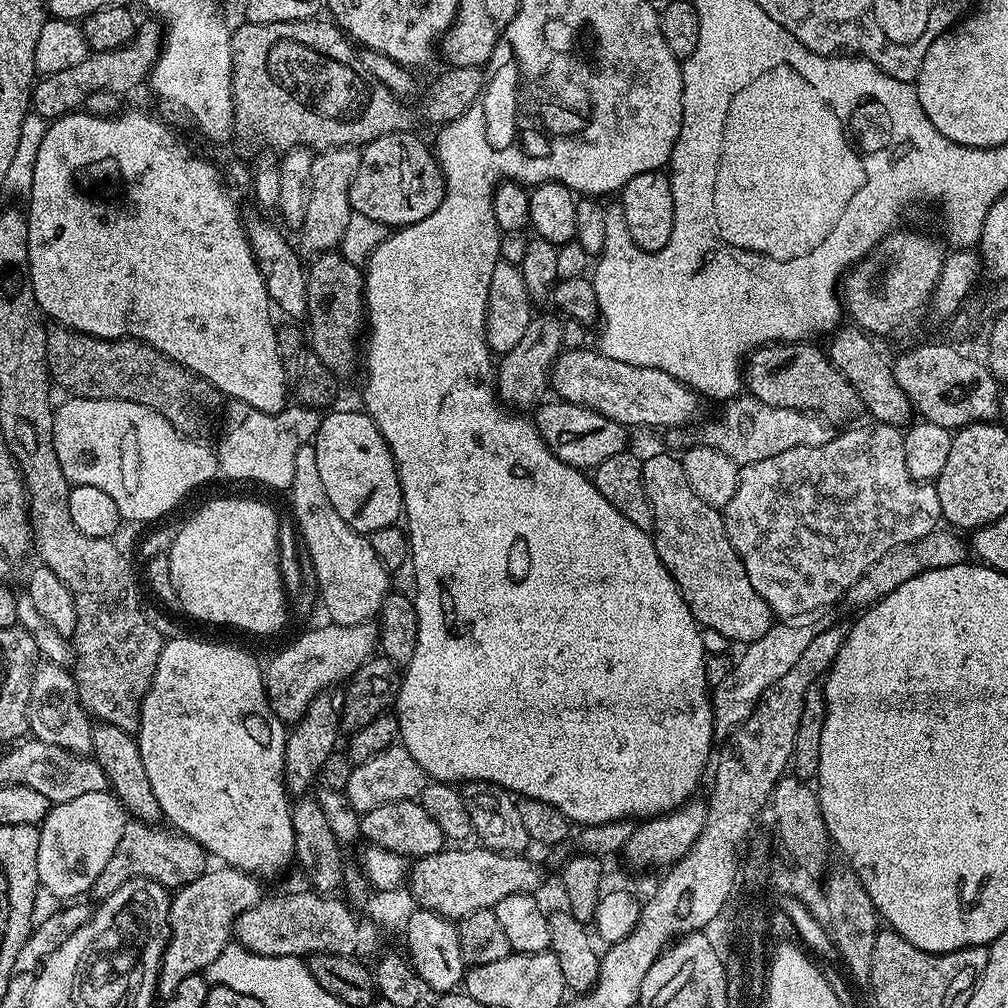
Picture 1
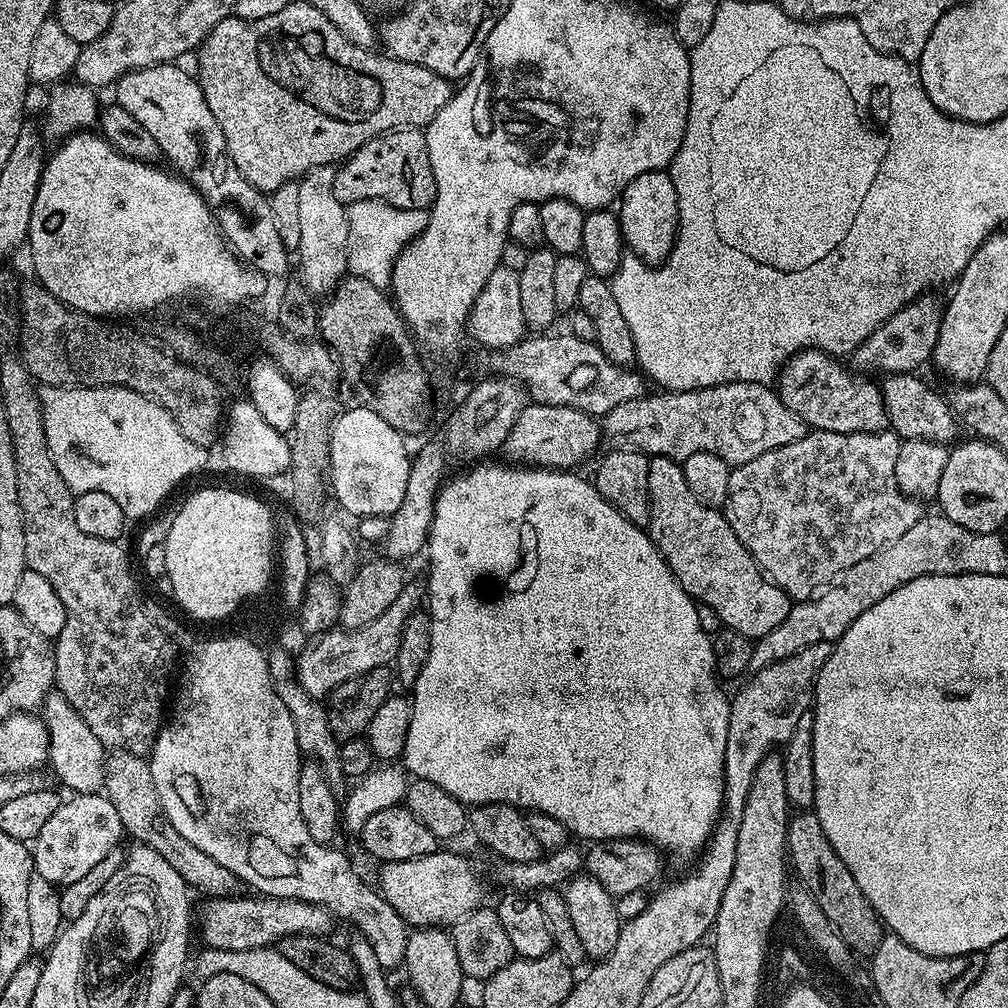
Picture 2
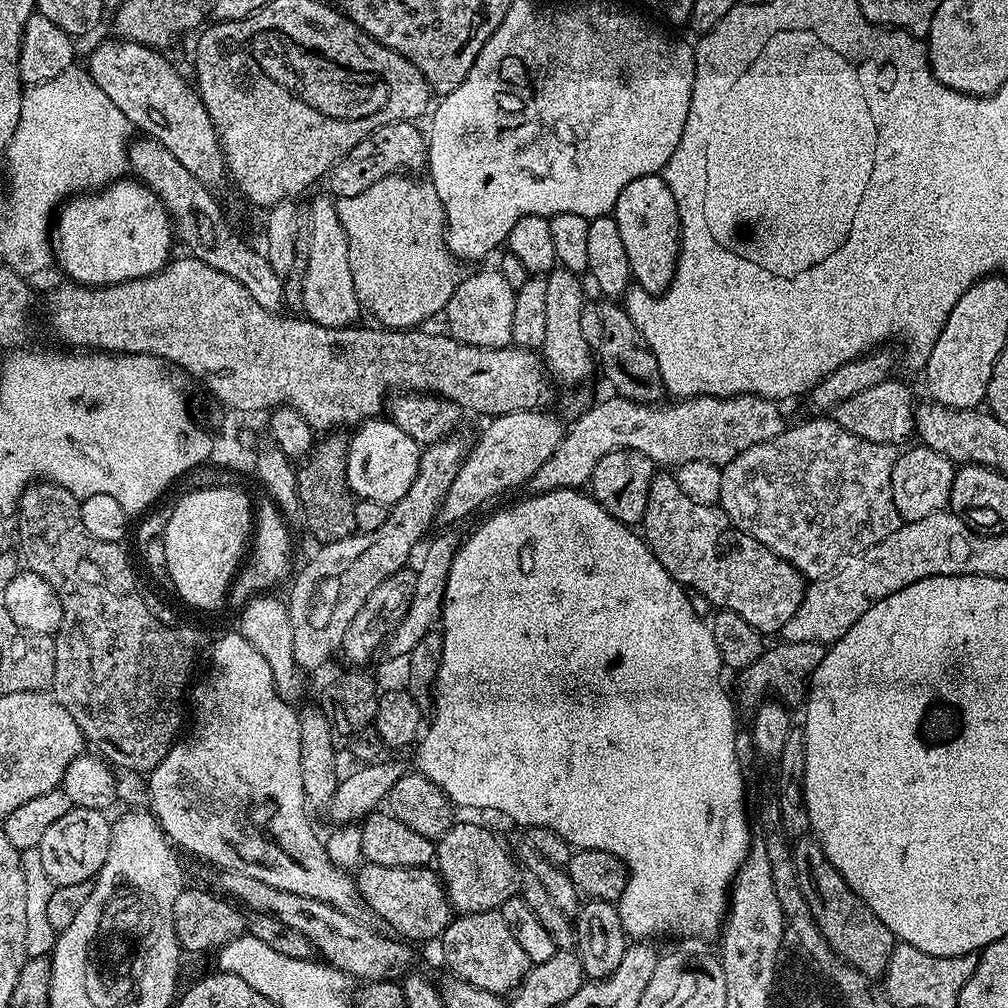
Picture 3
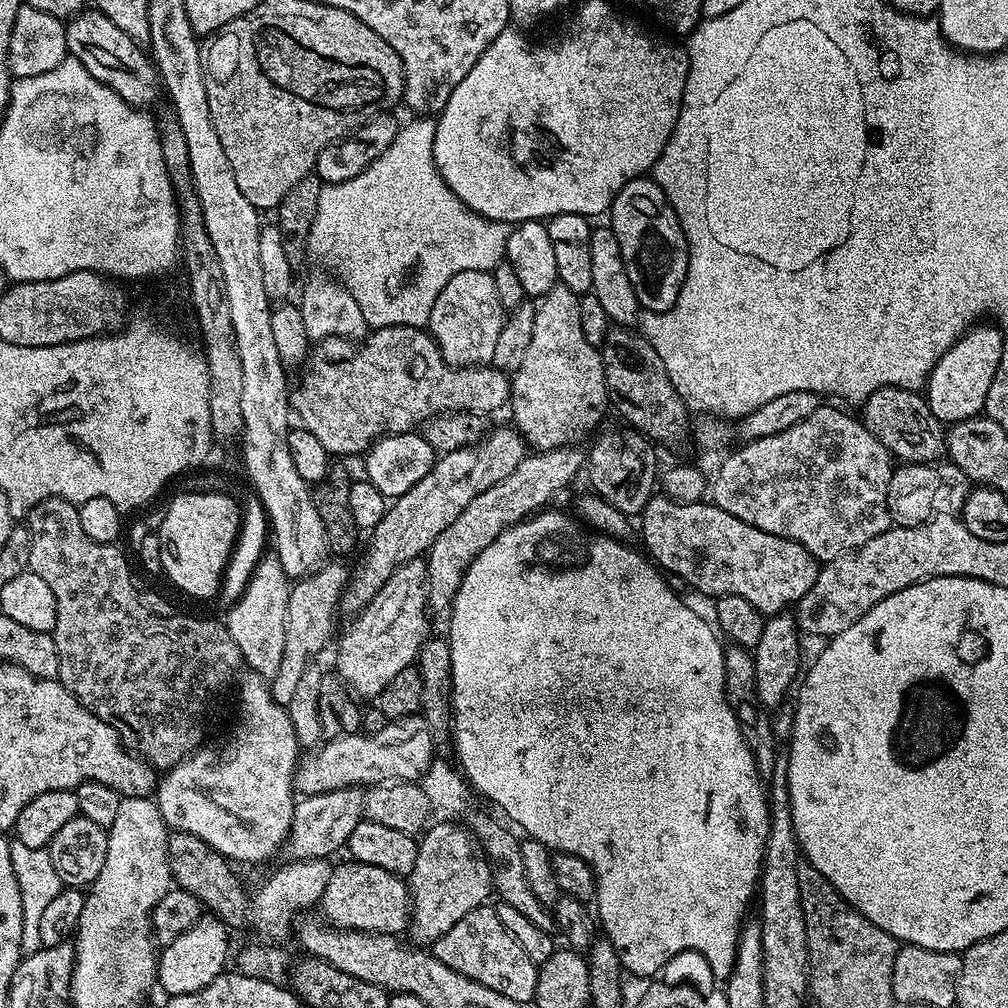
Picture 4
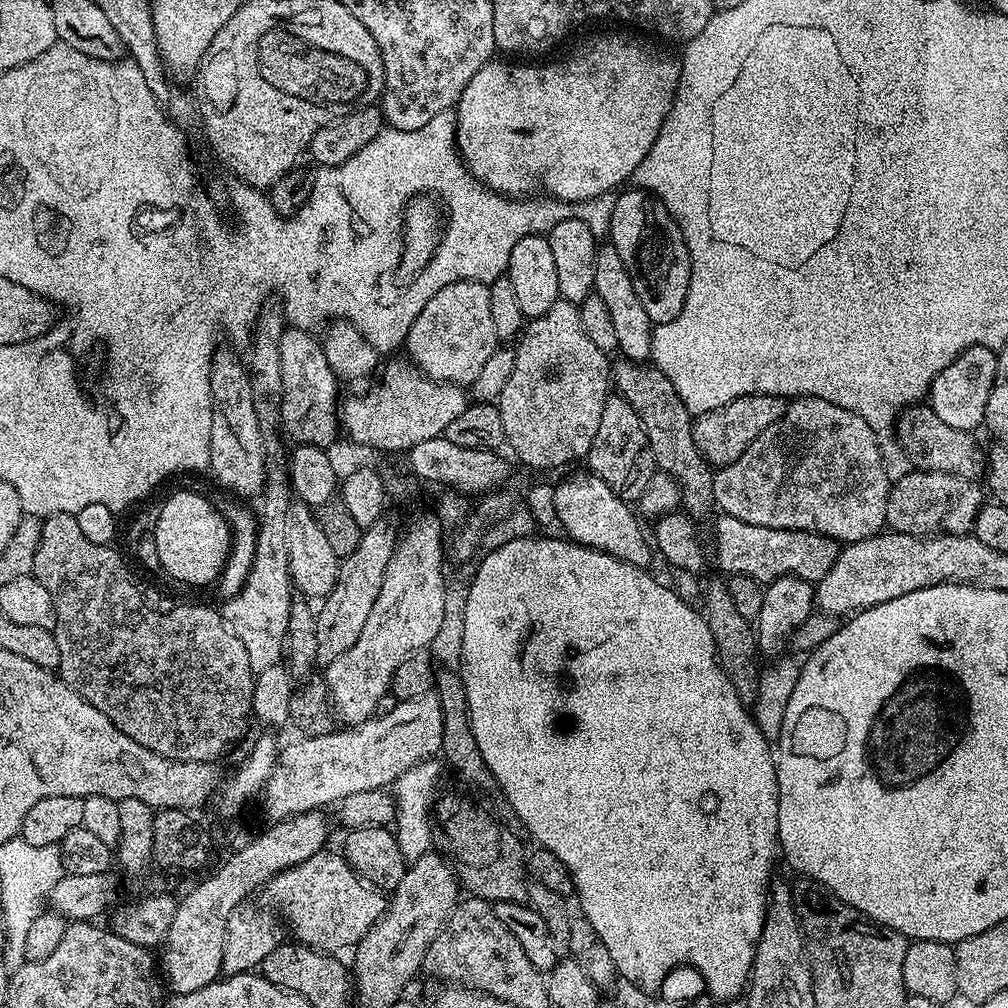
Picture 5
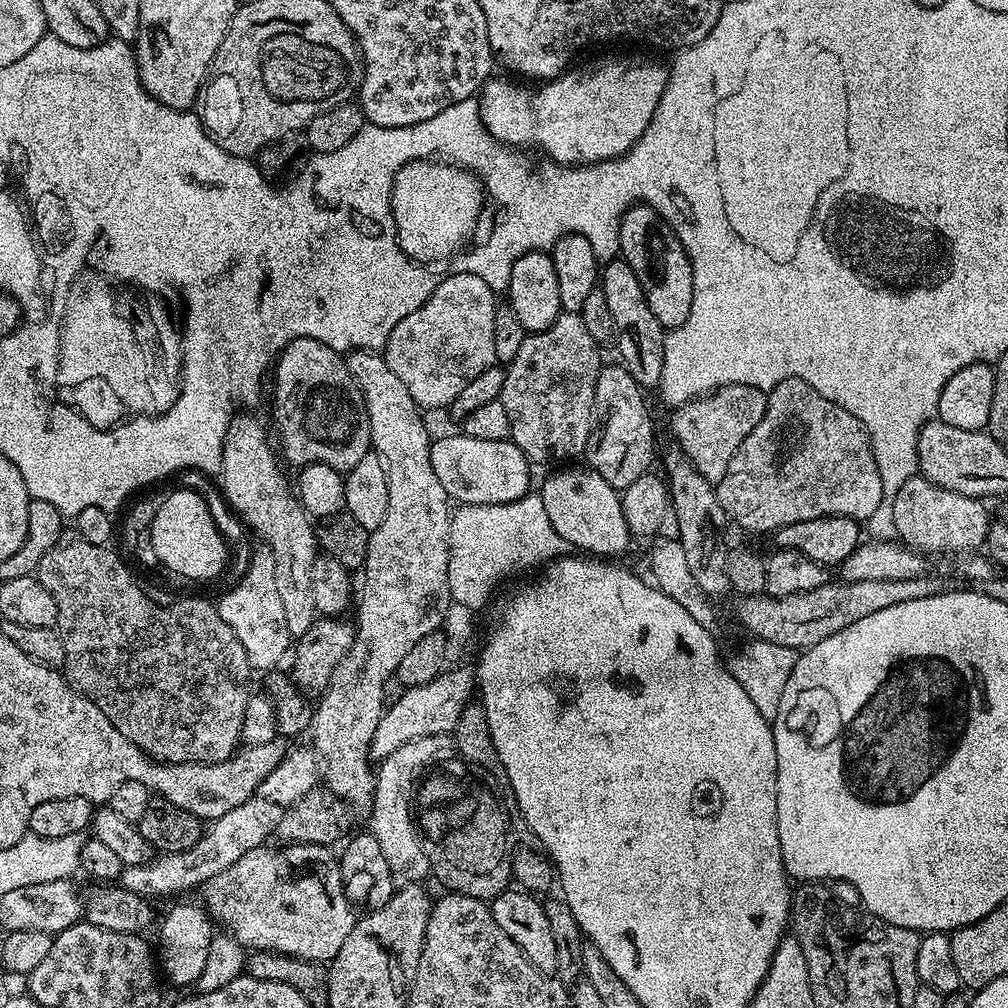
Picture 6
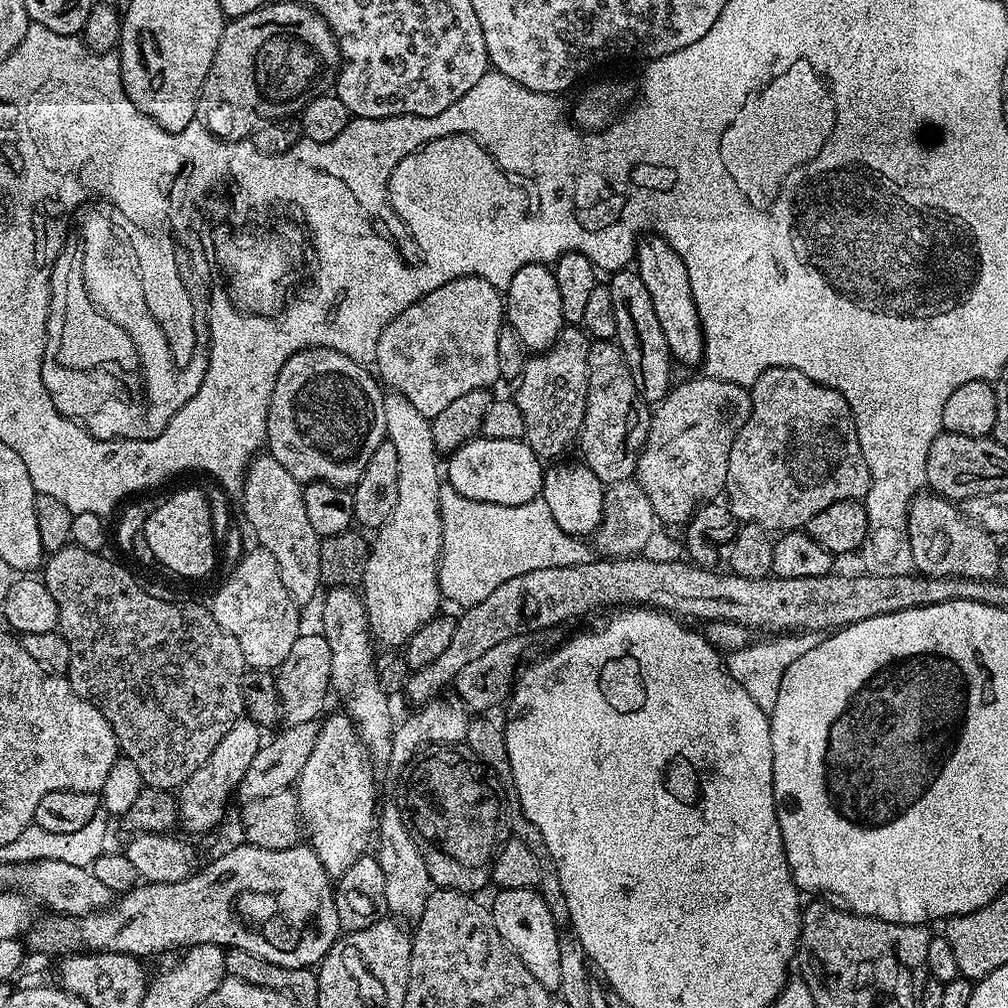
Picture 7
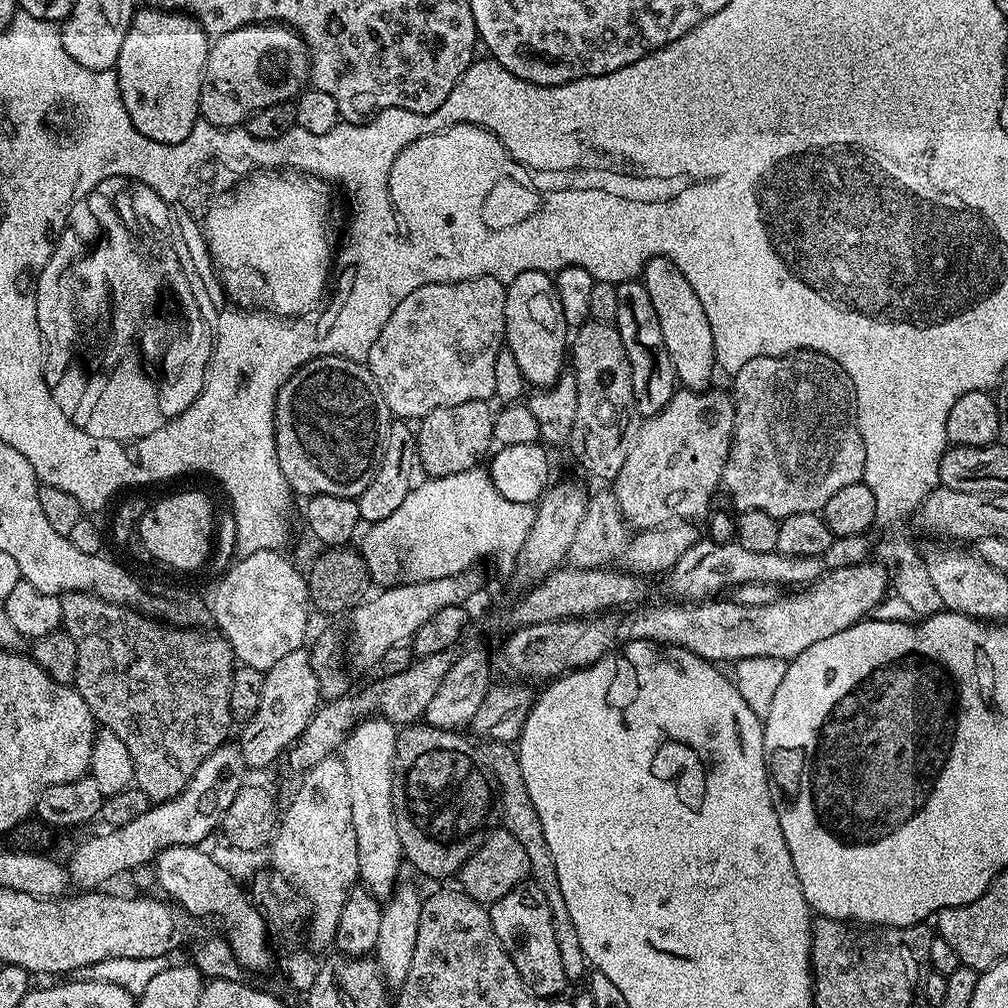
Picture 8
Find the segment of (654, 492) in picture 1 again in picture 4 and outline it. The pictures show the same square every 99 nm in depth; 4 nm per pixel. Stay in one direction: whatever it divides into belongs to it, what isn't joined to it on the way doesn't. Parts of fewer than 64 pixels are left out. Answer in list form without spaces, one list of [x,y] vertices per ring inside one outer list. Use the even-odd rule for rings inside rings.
[[[654,494],[646,502],[638,523],[647,555],[665,573],[684,578],[689,589],[697,588],[704,596],[741,596],[765,618],[799,604],[806,590],[814,586],[822,567],[821,561],[815,560],[806,546],[778,534],[766,534],[766,530],[758,530],[758,526],[750,526],[742,522],[742,518],[734,518],[734,514],[726,514],[726,510],[714,502],[681,504],[665,494]]]

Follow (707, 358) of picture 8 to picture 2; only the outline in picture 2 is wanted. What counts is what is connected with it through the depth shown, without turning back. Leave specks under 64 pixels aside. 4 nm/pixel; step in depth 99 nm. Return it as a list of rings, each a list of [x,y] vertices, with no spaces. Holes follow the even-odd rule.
[[[667,171],[638,174],[638,178],[626,186],[618,201],[618,215],[627,251],[640,259],[637,261],[648,266],[659,266],[668,259],[676,244],[676,233],[680,231],[680,211],[678,194]]]

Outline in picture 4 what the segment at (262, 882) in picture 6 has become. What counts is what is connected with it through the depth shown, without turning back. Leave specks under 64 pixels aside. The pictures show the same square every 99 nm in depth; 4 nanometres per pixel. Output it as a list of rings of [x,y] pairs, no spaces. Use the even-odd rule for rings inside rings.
[[[349,859],[347,863],[335,865],[330,882],[320,898],[319,907],[324,919],[334,928],[400,936],[403,928],[405,931],[409,927],[414,912],[414,897],[405,877],[382,870],[382,866],[370,866],[354,859]]]

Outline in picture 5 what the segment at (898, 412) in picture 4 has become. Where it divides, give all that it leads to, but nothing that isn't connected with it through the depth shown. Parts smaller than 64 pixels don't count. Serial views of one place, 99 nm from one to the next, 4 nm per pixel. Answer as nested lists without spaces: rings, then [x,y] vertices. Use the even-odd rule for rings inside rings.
[[[924,402],[904,409],[896,420],[896,441],[900,443],[902,450],[906,450],[906,458],[910,458],[913,469],[921,472],[954,474],[967,480],[979,481],[986,464],[982,459],[982,452],[980,456],[976,438],[971,432],[946,426],[946,422],[942,422],[942,418],[938,418],[932,407]]]

